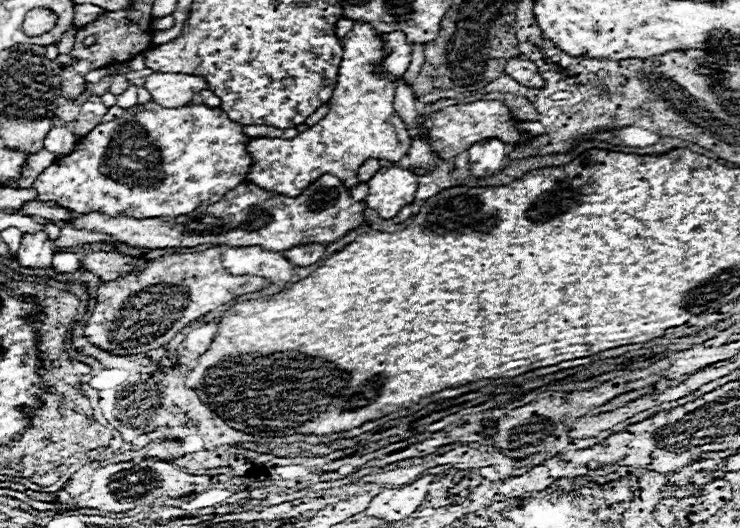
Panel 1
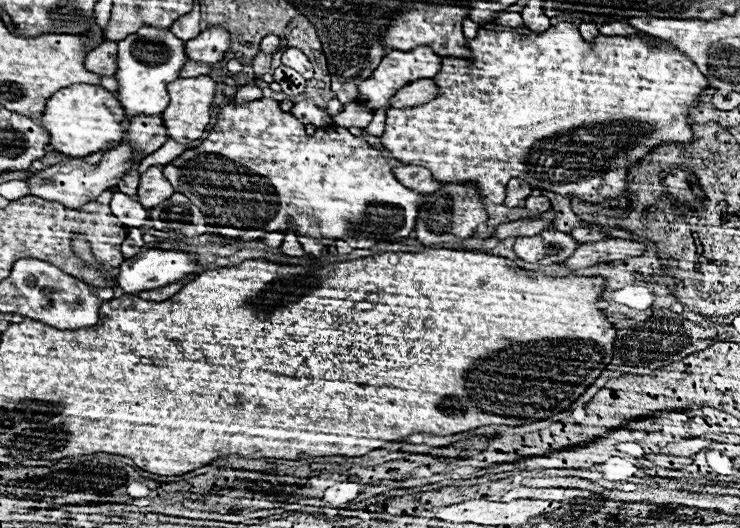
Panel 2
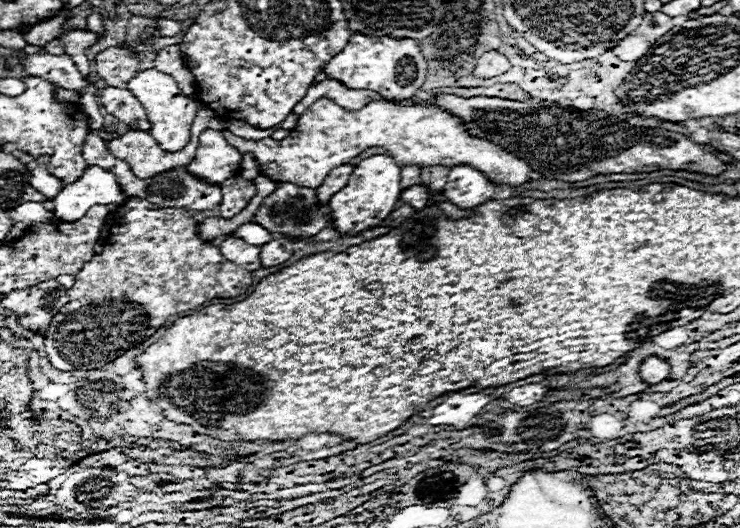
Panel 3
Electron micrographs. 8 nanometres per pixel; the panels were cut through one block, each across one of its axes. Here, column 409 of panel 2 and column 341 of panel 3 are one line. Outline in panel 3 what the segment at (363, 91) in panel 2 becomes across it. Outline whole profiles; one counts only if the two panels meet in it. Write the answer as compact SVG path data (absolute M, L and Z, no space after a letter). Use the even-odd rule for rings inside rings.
M352 34L346 48L326 64L324 72L328 74L328 78L338 80L352 90L374 90L390 102L406 102L414 98L416 90L422 88L422 84L426 82L428 64L416 40L394 40L388 36L372 38L364 34Z

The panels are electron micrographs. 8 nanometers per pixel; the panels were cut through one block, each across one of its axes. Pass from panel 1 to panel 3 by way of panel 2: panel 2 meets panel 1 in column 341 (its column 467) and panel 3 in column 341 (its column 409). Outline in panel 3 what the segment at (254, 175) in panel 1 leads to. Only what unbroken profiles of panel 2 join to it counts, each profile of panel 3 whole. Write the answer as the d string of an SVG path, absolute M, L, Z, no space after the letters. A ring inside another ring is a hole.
M320 98L300 116L296 128L292 128L290 136L284 140L244 140L230 130L222 130L222 134L238 152L254 154L262 176L268 176L274 182L294 182L306 188L320 186L332 168L348 164L350 158L372 146L386 148L388 154L402 166L416 164L450 168L462 162L464 166L474 166L482 170L482 174L486 174L486 178L490 178L494 186L508 184L516 188L532 180L532 168L522 162L522 158L490 142L490 138L470 136L466 124L458 116L436 106L400 106L376 100L366 104L358 112L346 112L338 104Z

